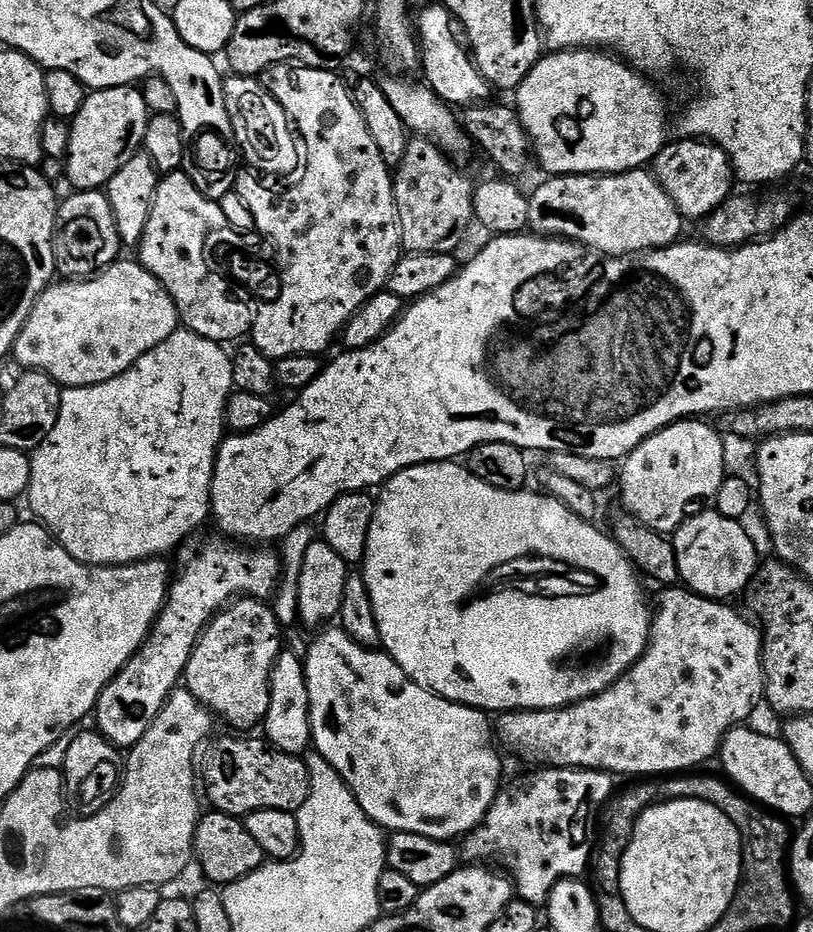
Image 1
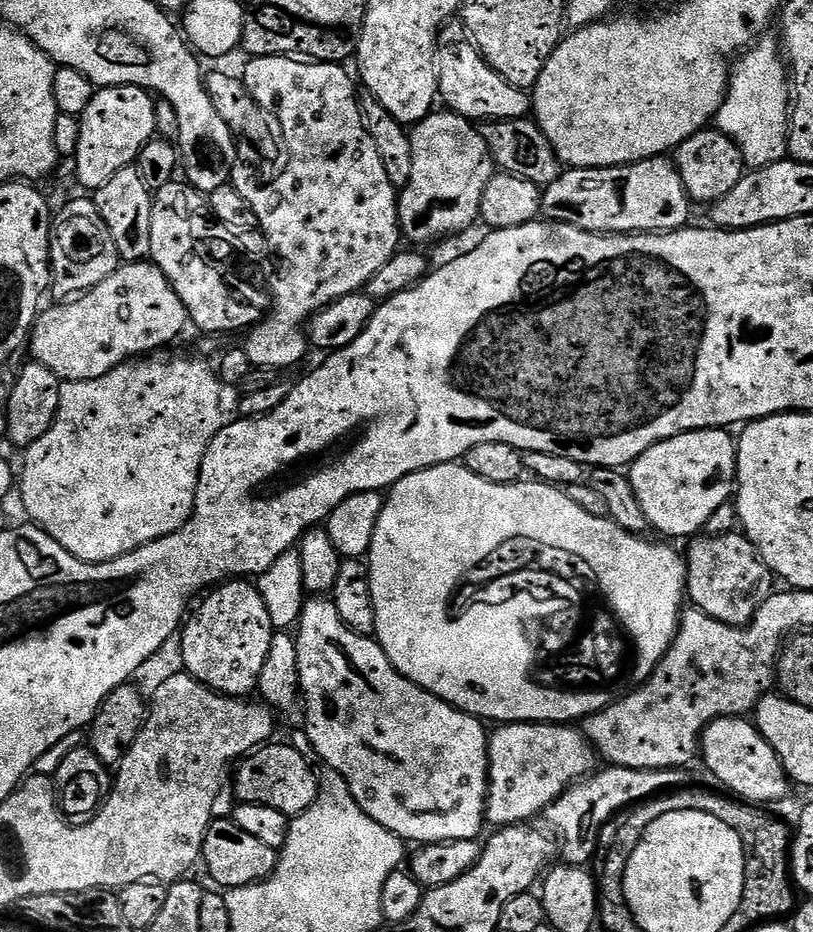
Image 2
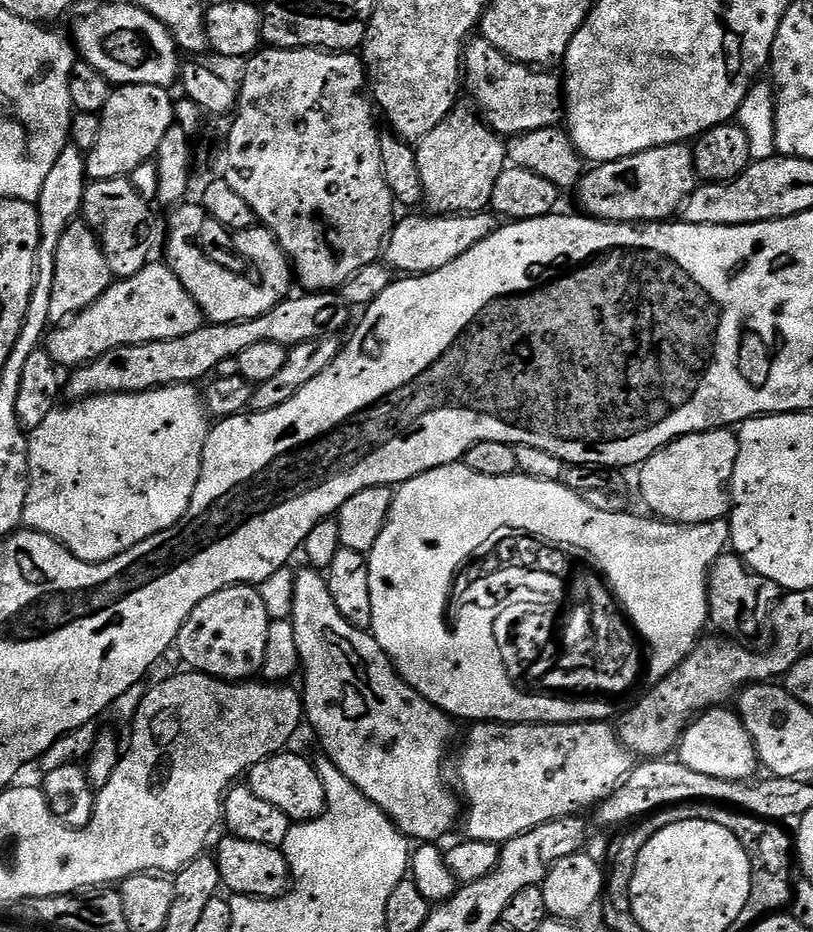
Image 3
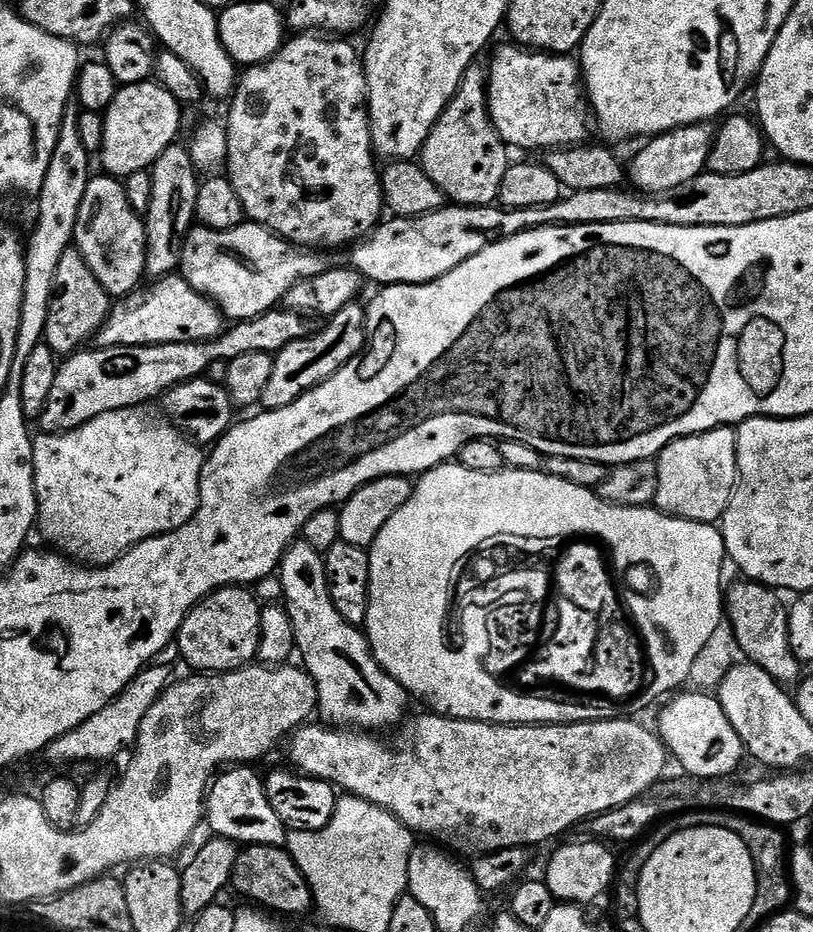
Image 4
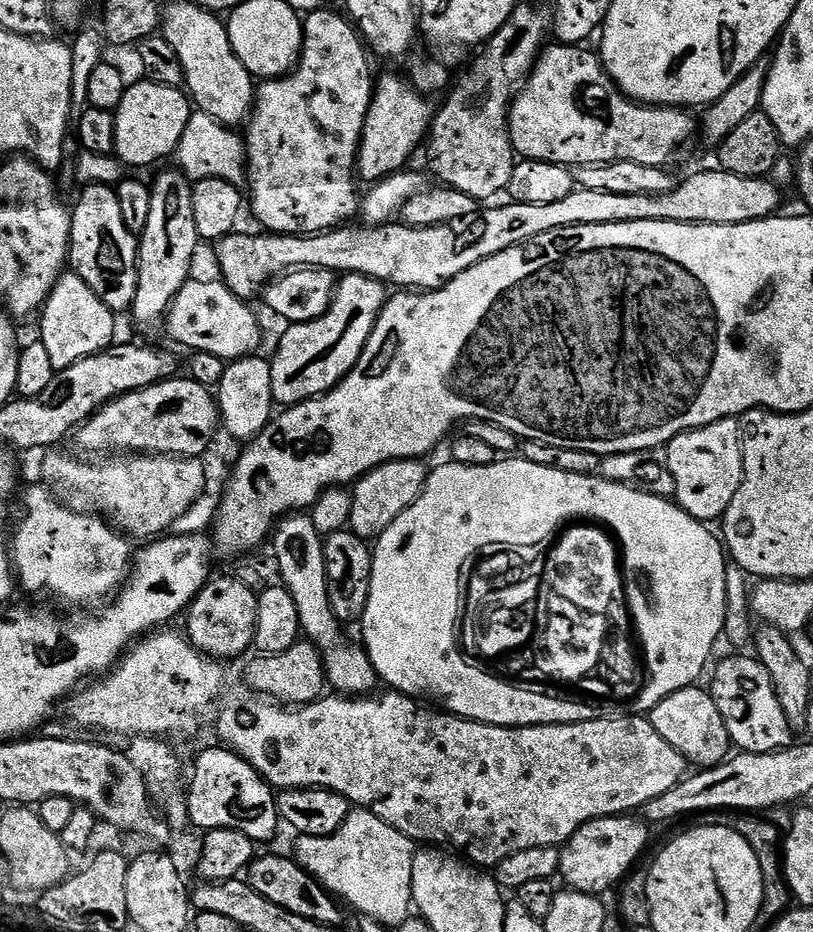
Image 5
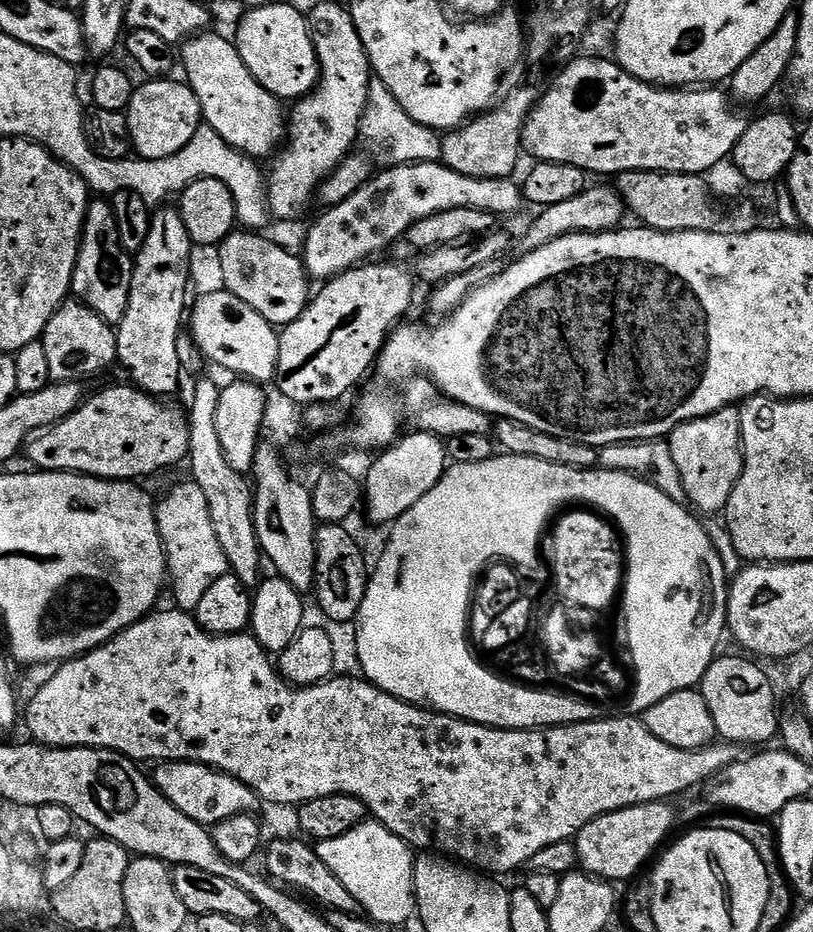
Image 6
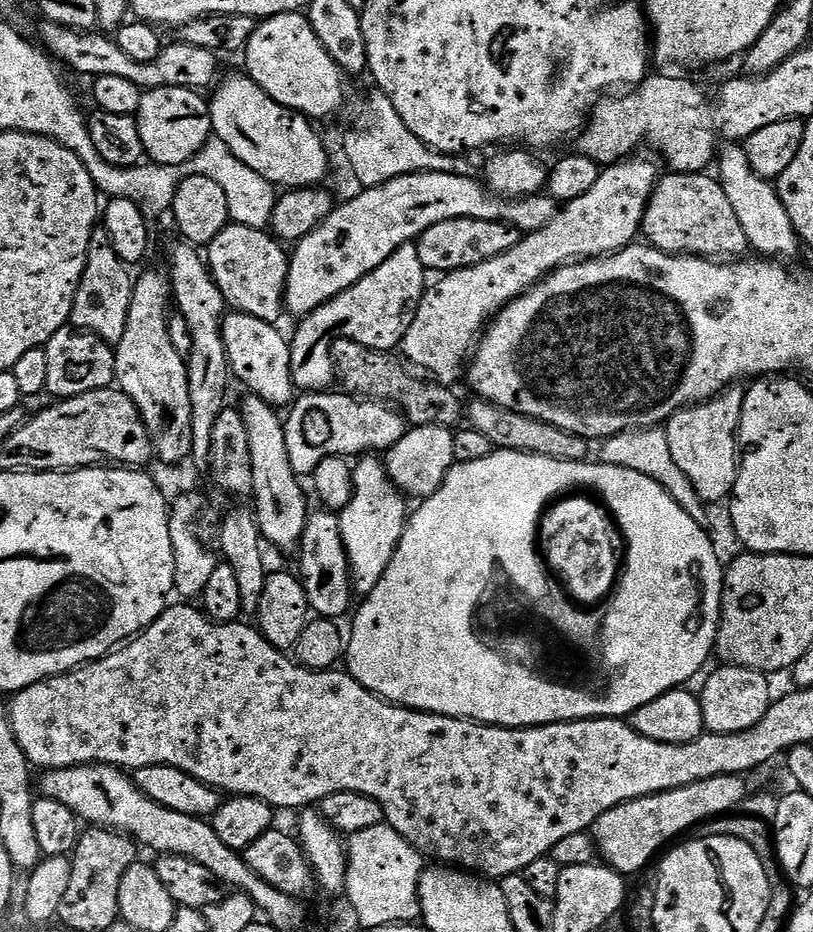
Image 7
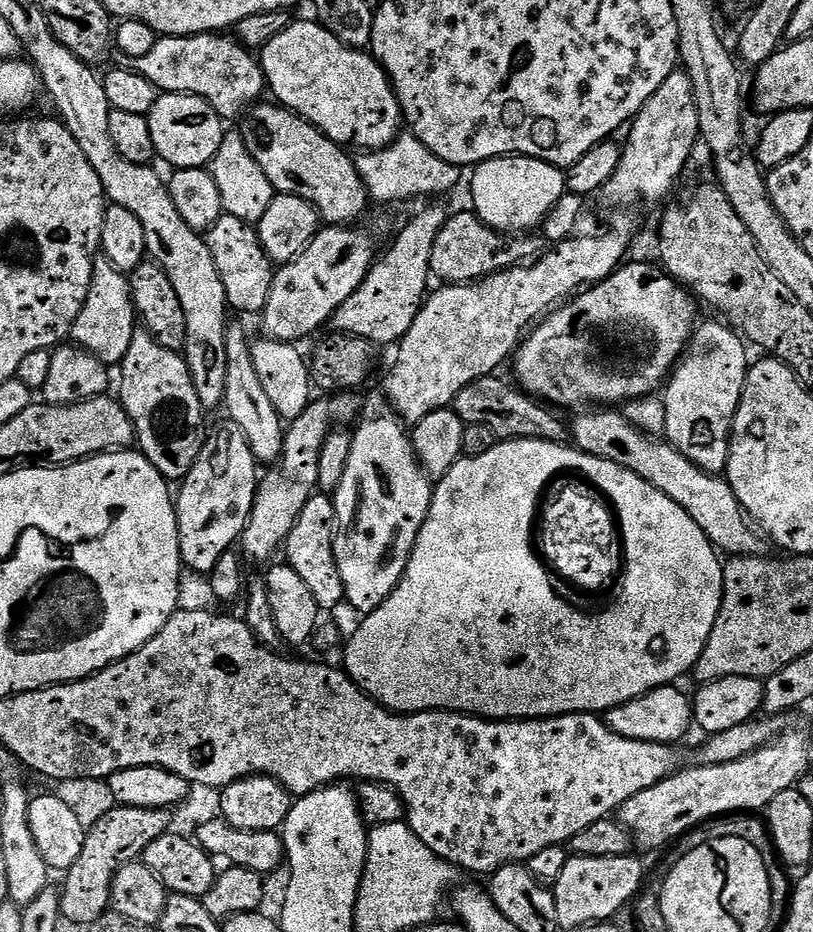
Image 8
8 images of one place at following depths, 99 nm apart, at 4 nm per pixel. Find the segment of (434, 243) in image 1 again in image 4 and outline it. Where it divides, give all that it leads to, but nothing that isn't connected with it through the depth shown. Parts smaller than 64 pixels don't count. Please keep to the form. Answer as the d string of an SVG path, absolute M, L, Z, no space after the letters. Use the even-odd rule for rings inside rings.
M483 63L471 64L460 89L446 106L442 118L426 138L418 163L434 178L434 186L443 190L453 205L483 208L497 203L502 178L510 163L509 145L496 133L488 112L488 70Z

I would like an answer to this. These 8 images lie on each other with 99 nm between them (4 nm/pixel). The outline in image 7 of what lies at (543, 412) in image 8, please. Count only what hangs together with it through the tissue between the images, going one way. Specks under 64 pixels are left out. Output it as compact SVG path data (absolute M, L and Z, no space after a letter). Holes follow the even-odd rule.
M472 398L466 404L466 420L478 434L490 438L493 449L506 452L525 452L535 456L545 456L566 462L587 461L590 442L585 436L570 434L566 430L558 430L558 426L550 426L550 422L542 422L538 418L530 418L526 414L518 414L518 410L506 410L506 406L498 406L490 400Z

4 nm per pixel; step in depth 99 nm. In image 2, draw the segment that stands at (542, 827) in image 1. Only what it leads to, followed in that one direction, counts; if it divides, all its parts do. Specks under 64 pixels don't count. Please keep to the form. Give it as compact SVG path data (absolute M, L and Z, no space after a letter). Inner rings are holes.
M604 766L595 774L578 780L575 784L571 784L546 809L546 817L548 816L549 822L553 824L551 827L555 829L559 839L562 841L559 845L558 852L562 860L564 856L563 863L568 866L587 865L595 857L596 843L600 837L602 826L607 820L611 820L617 812L625 808L631 808L633 804L639 804L642 800L650 800L652 797L667 793L669 790L679 790L685 787L689 783L686 773L687 771L684 768L617 768L615 766Z

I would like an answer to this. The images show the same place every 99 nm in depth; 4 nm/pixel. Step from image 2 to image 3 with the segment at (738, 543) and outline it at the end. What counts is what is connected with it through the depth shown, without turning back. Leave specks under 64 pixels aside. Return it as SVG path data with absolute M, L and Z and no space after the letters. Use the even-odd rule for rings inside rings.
M735 554L720 556L708 572L708 614L711 627L716 627L720 631L717 633L746 648L763 650L768 647L774 636L772 614L781 599L782 589L777 584L753 572Z

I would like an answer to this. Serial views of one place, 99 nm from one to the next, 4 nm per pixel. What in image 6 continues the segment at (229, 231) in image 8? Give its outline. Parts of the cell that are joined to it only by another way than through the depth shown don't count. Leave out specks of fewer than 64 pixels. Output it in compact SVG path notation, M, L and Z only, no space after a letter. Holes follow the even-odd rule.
M237 230L231 232L218 246L220 252L220 276L224 279L223 287L234 298L242 298L246 306L253 310L258 310L266 322L270 322L277 329L283 330L290 322L294 322L301 314L308 309L308 302L313 295L314 288L310 283L308 269L304 266L304 261L299 255L287 252L280 244L275 244L272 240L267 240L264 234L257 234L252 230Z

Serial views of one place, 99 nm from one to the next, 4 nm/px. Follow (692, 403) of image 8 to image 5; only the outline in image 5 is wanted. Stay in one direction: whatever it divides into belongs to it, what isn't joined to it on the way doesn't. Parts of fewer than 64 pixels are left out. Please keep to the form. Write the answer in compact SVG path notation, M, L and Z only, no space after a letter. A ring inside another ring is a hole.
M719 420L705 428L693 428L668 441L666 445L670 472L676 487L675 503L701 522L719 521L734 502L744 480L744 447L740 444L740 421Z

